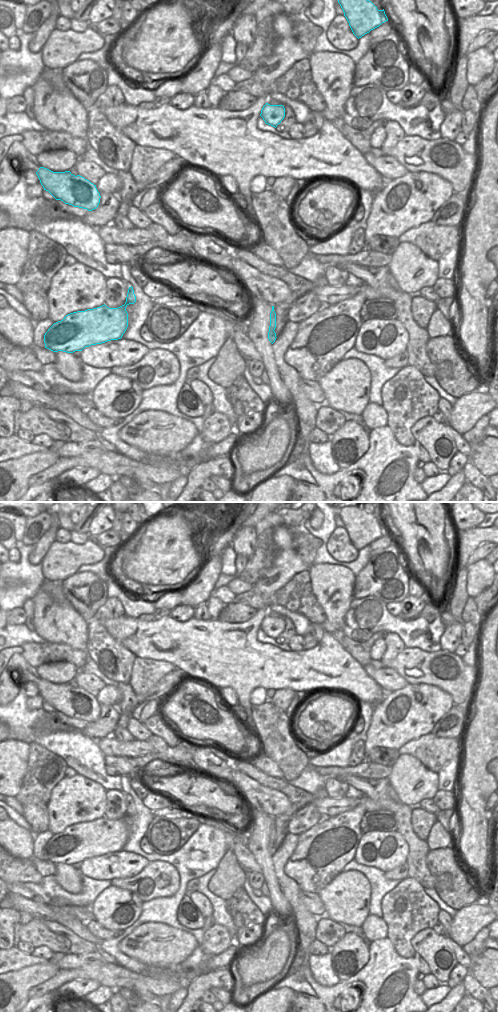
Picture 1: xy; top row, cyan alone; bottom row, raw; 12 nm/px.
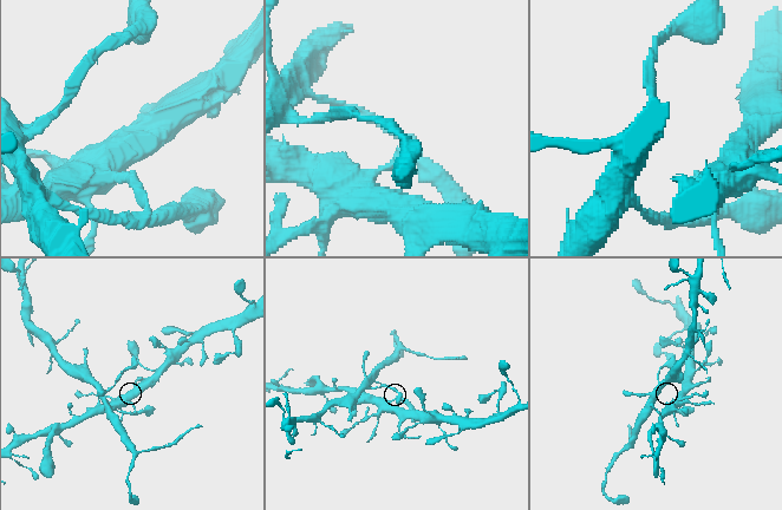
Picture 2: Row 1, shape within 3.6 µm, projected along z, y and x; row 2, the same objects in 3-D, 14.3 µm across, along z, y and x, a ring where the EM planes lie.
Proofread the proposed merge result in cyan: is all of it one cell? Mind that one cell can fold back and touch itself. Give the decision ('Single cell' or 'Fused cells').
Fused cells.

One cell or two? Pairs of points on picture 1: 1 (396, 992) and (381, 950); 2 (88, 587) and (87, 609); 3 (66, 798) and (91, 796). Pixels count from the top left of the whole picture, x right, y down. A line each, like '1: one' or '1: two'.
1: one
2: one
3: one

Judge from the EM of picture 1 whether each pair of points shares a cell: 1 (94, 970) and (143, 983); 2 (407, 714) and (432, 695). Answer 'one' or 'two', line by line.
1: one
2: one

